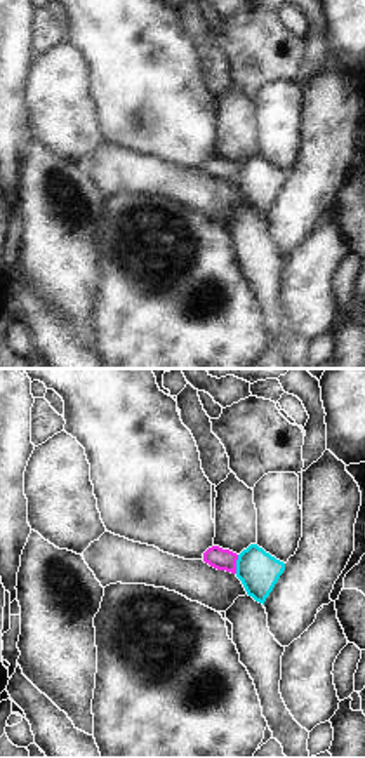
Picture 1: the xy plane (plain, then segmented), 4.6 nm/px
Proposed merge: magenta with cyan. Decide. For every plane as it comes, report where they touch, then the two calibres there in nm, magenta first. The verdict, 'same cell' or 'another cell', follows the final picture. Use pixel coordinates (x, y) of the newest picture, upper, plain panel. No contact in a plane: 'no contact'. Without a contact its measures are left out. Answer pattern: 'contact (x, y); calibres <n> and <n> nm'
contact (235, 174); calibres 100 and 190 nm

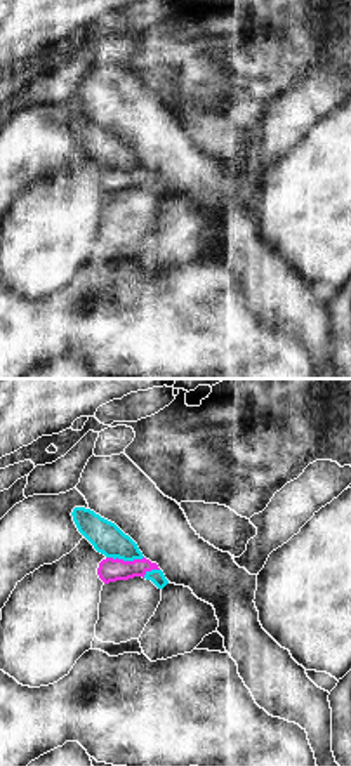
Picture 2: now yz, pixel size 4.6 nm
contact (125, 172); calibres 110 and 150 nm

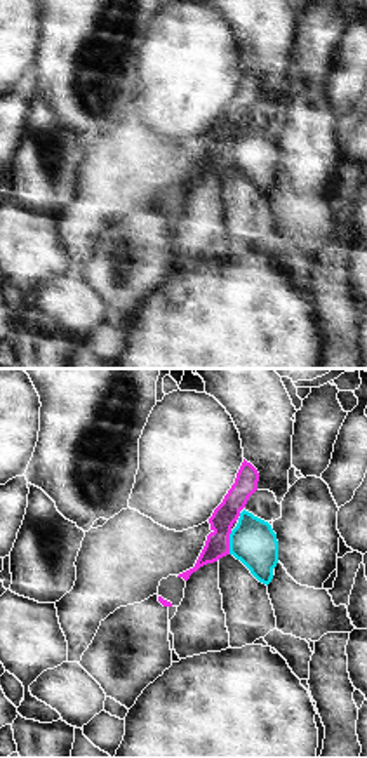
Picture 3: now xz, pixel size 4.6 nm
contact (228, 153); calibres 110 and 220 nm

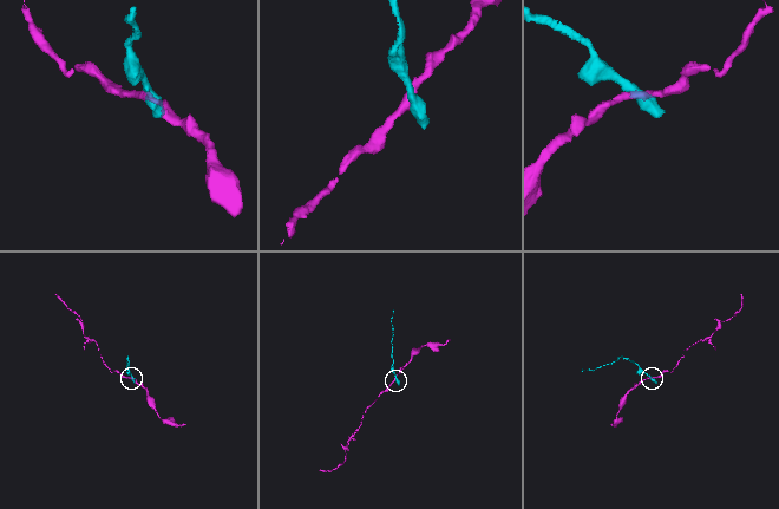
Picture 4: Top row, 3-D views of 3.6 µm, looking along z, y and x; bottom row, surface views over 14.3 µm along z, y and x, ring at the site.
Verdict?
another cell

